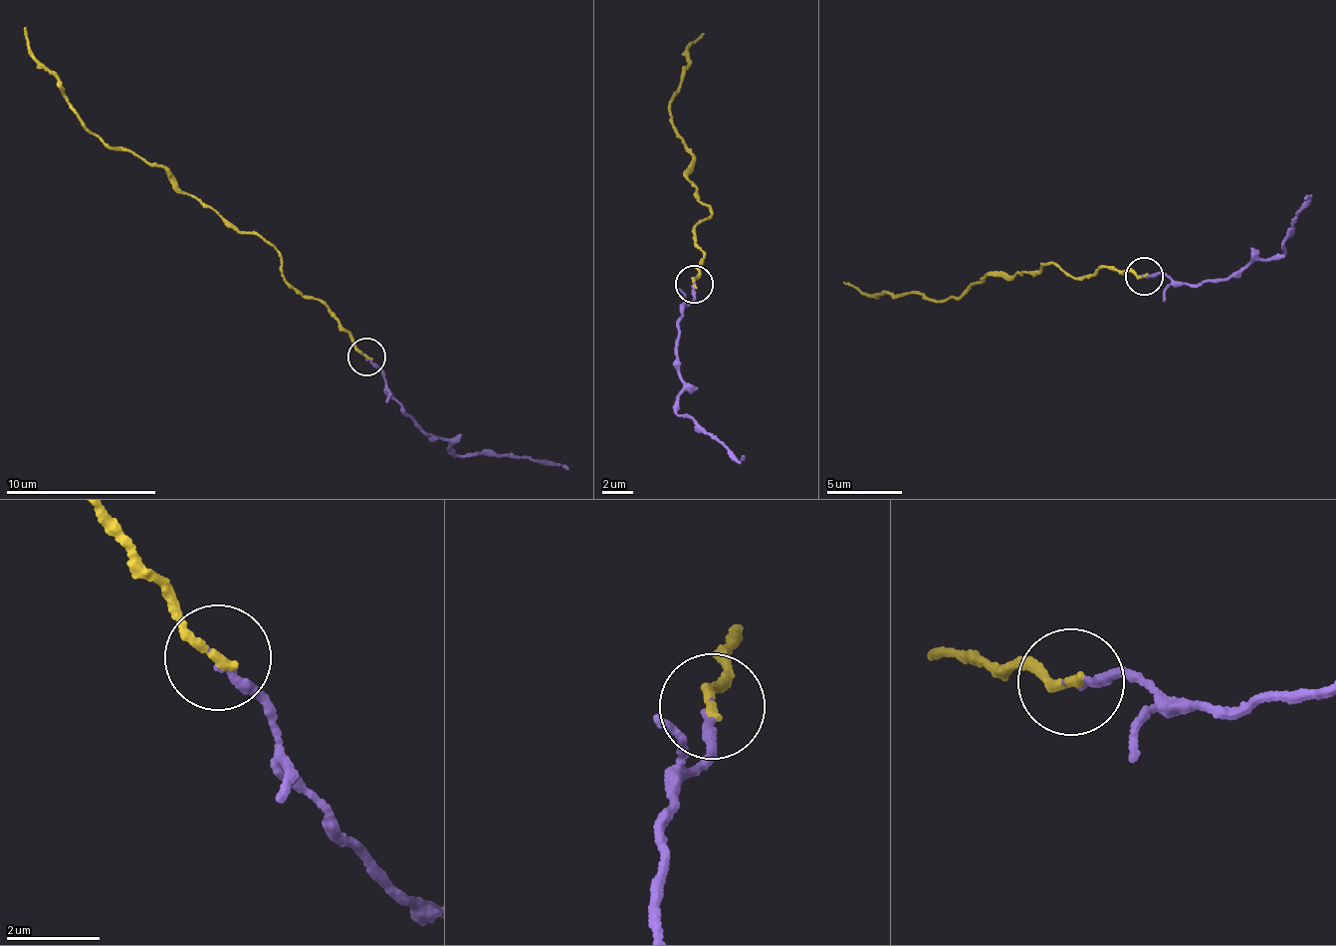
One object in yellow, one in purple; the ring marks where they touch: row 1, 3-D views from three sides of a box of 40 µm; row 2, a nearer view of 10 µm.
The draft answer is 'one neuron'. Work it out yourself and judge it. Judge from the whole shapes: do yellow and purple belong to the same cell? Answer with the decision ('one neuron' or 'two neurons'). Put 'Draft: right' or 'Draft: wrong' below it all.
one neuron
Draft: right

